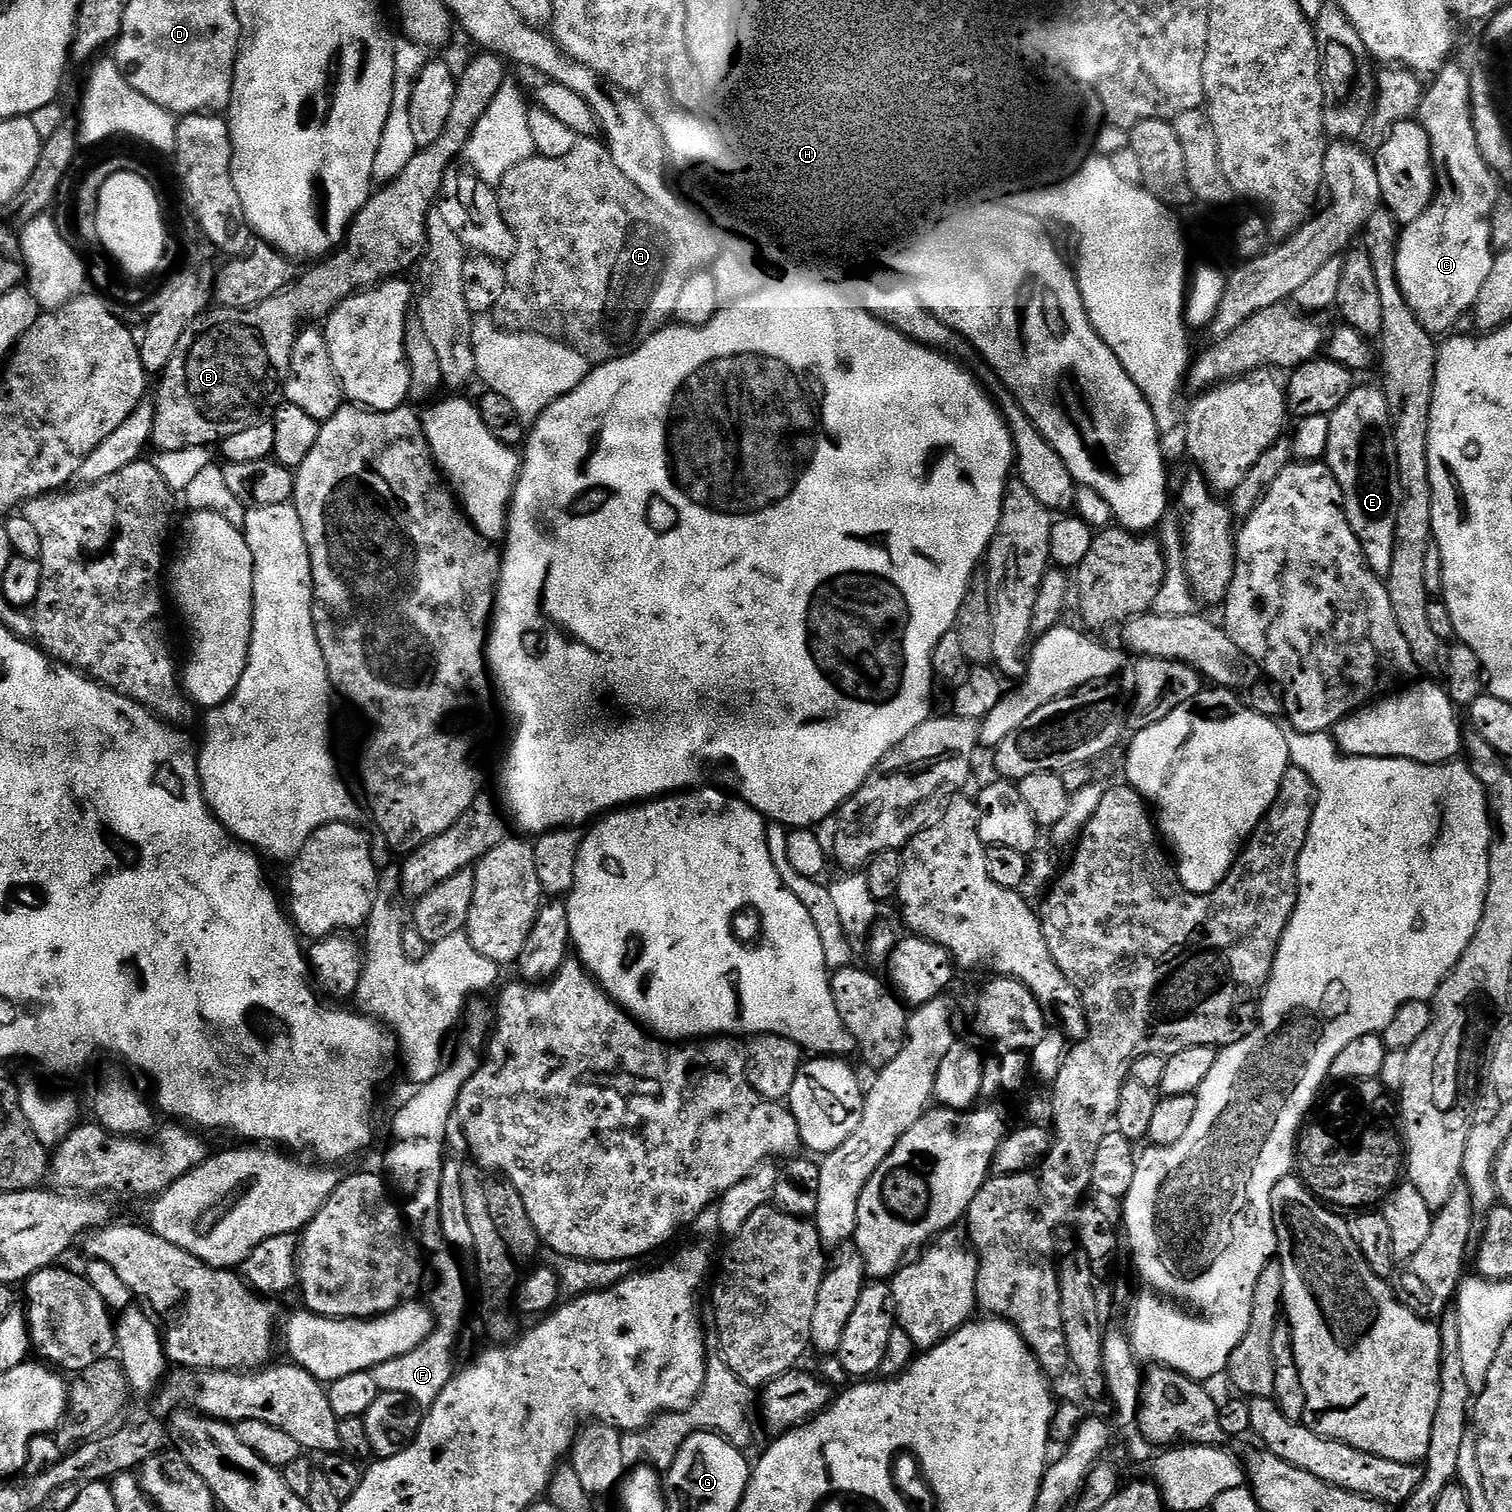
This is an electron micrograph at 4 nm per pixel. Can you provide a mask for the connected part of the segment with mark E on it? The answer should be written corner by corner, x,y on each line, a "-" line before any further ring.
1353,387
1346,402
1330,413
1328,421
1330,442
1326,442
1326,463
1338,478
1338,486
1342,486
1350,530
1354,530
1354,538
1358,538
1374,574
1387,578
1390,564
1394,562
1394,526
1404,491
1400,485
1398,450
1383,388

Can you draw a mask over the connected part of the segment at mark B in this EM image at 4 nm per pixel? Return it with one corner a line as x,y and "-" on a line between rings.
479,54
464,68
464,73
459,73
456,81
456,89
454,90
454,102
450,105
450,118
446,118
446,130
442,130
442,134
432,144
423,145
416,153
414,158
410,158
410,162
406,162
406,170
402,170
402,174
398,174
387,184
377,187
372,195
368,197
367,202
360,208
360,213
352,219
352,223
346,233
346,239
343,241
342,247
335,254
329,255
327,258
321,259
308,273
301,275
290,287
278,293
274,298
266,298
266,302
262,302
253,308
221,308
213,307
211,310
204,312
193,324
186,330
186,334
182,334
182,338
178,338
178,347
174,350
174,358
170,358
168,365
164,367
162,375
159,377
160,385
156,388
156,397
154,403
156,405
156,417
154,418
154,430
152,431
151,447
157,453
162,452
177,452
178,450
186,450
190,446
202,446
208,448
212,444
219,445
226,438
230,438
230,434
239,434
242,430
250,430
250,426
258,426
261,422
267,421
270,414
275,413
276,409
282,403
284,395
284,381
288,379
288,367
290,366
290,358
294,350
294,342
297,336
302,331
302,323
300,320
308,320
304,322
320,322
331,314
331,312
340,305
344,300
356,295
357,292
365,291
369,288
376,287
377,284
391,280
404,274
407,268
415,269
424,257
424,252
427,250
427,220
428,212
434,208
432,199
441,195
444,186
444,175
448,168
453,167
457,163
458,157
463,153
466,142
472,136
474,126
478,126
478,118
482,118
482,114
486,112
490,102
498,94
498,90
506,83
504,76
505,61
496,54

